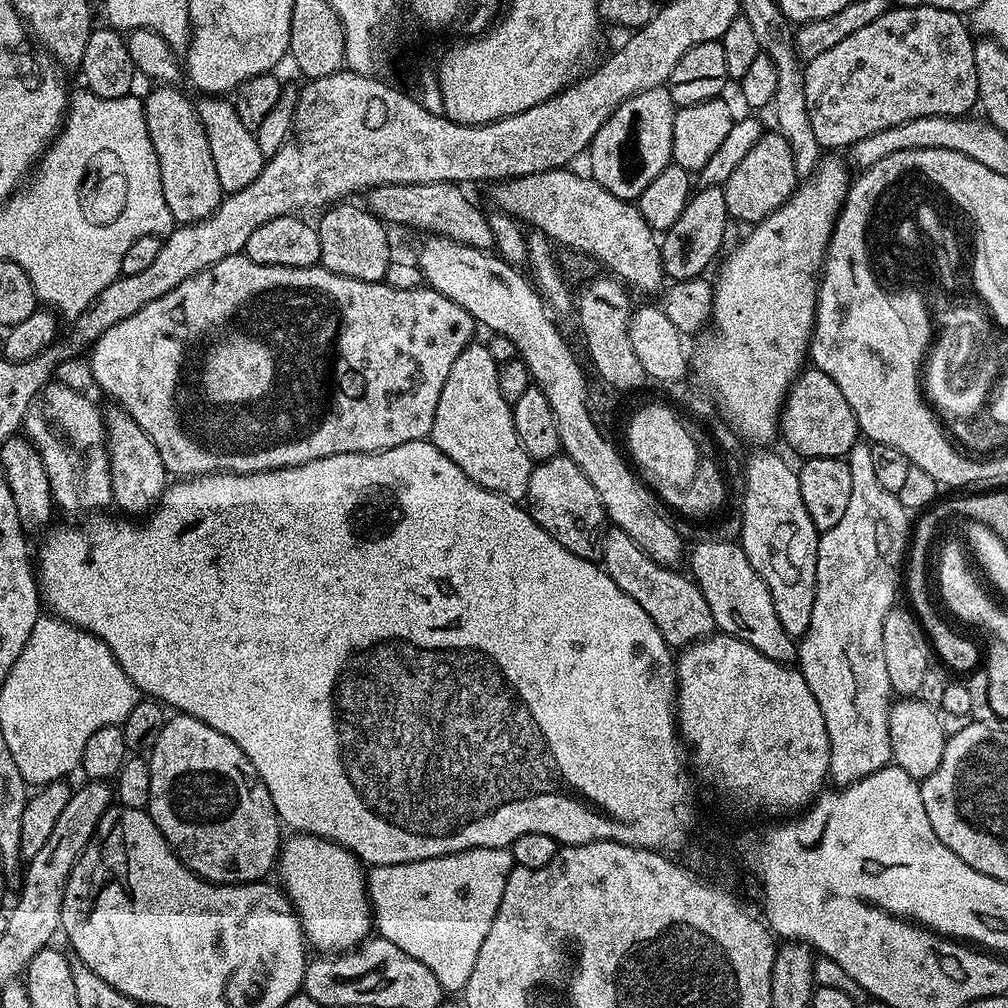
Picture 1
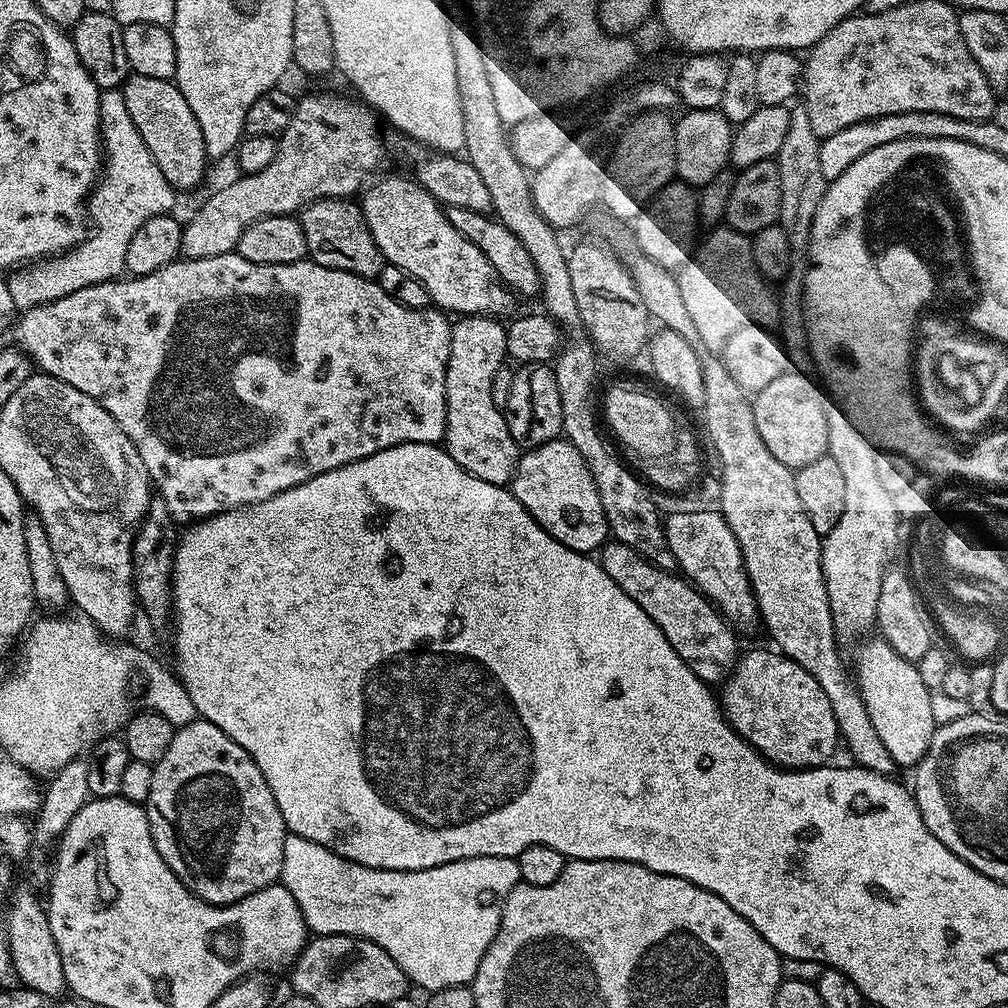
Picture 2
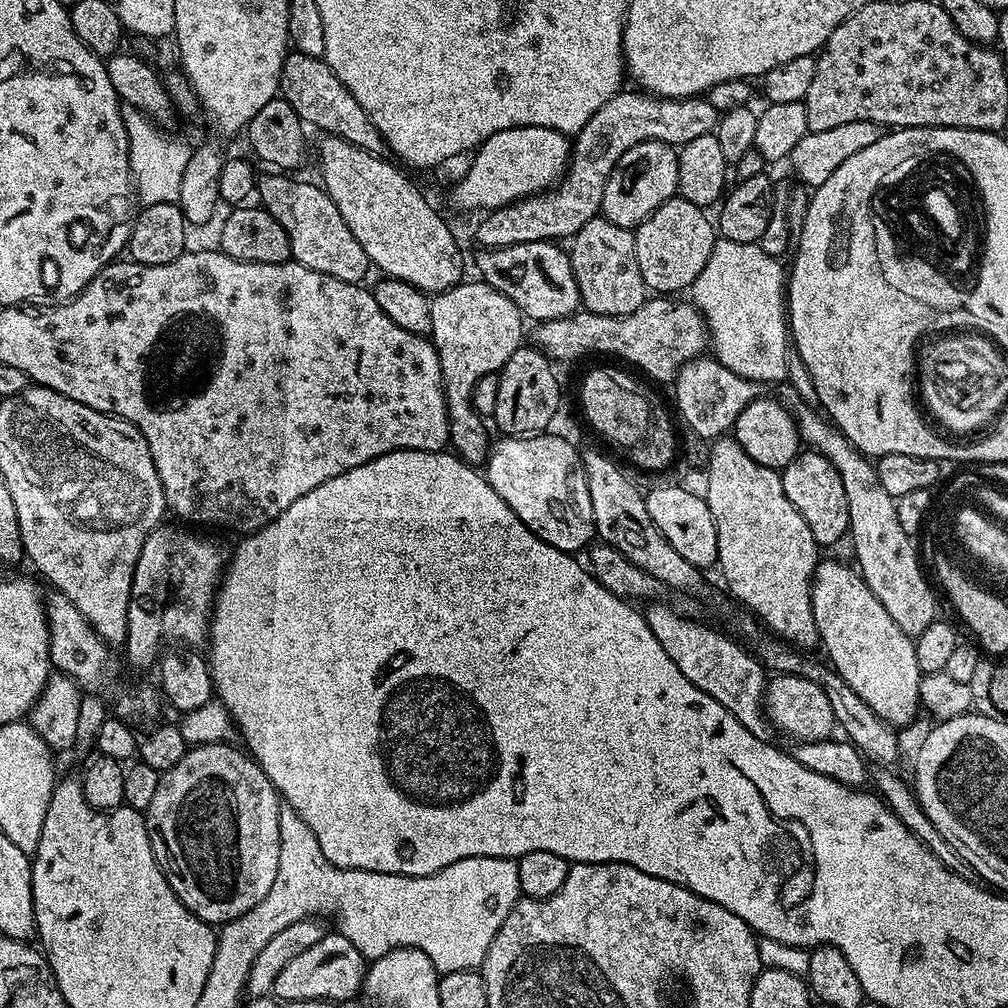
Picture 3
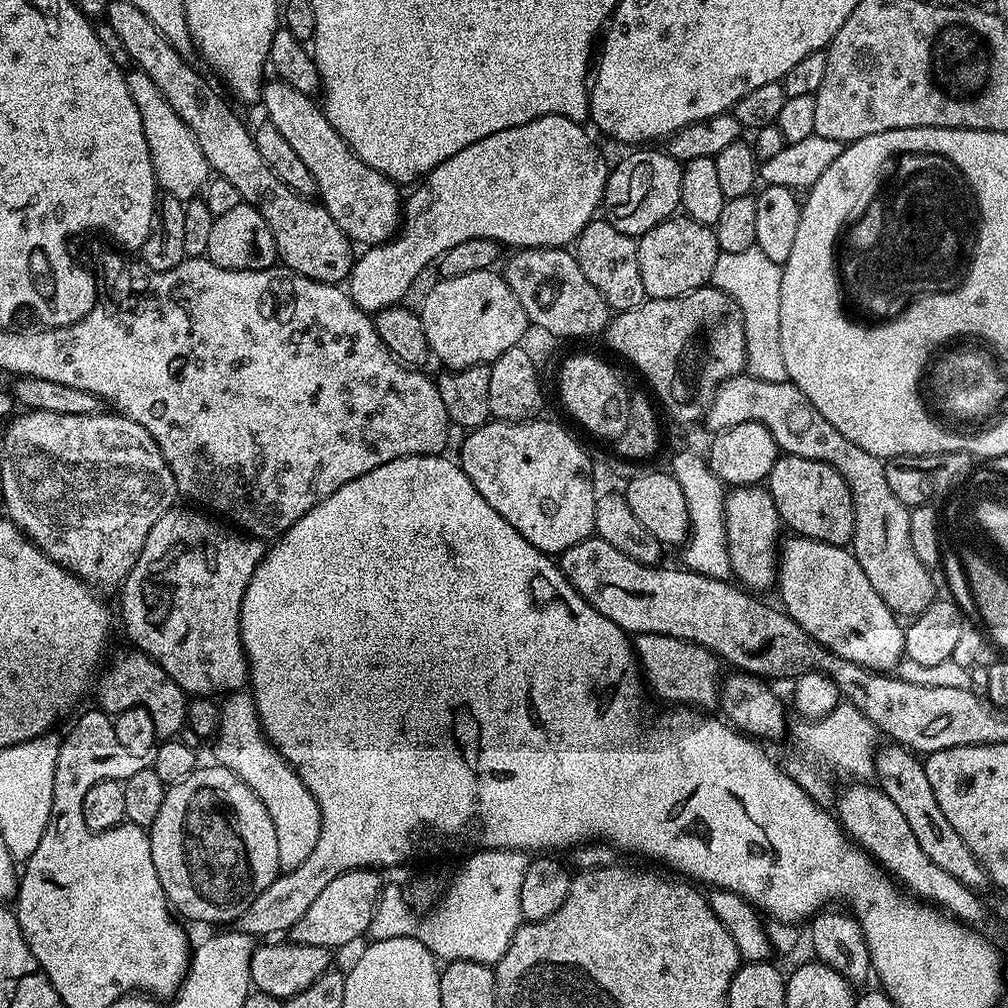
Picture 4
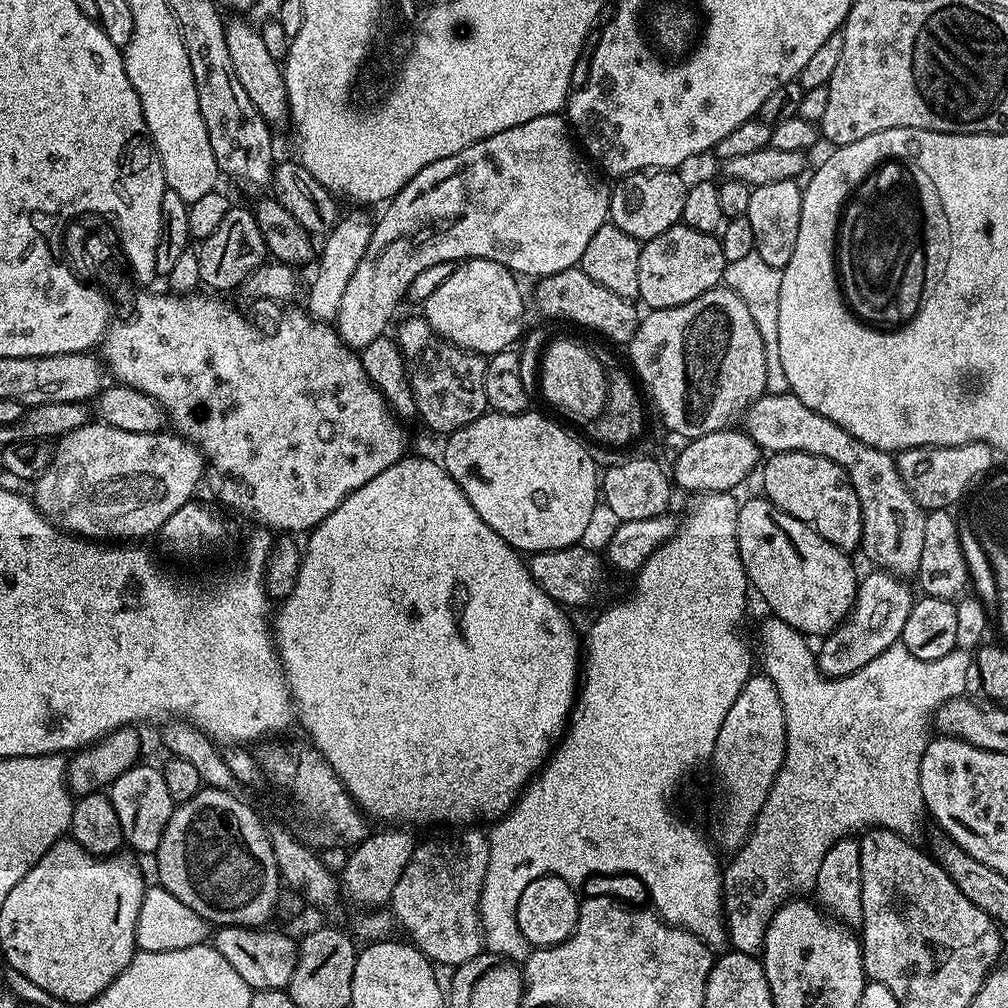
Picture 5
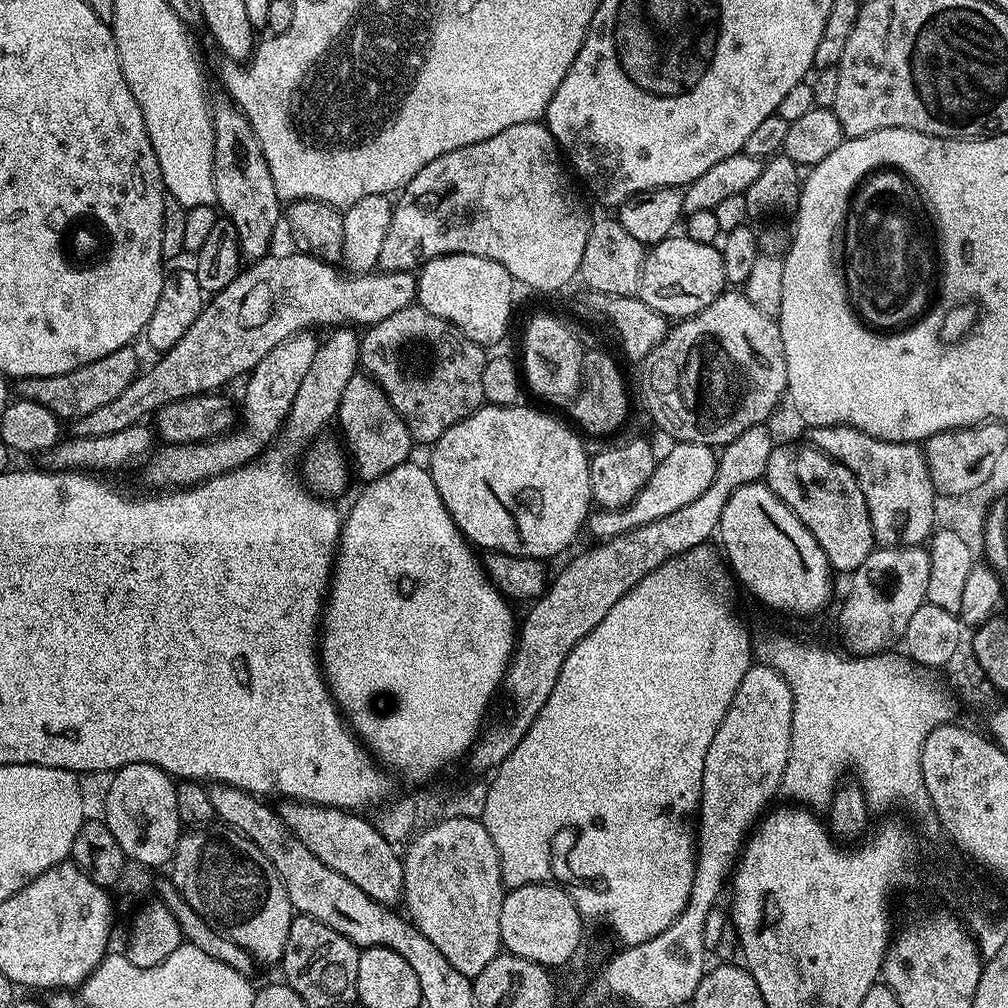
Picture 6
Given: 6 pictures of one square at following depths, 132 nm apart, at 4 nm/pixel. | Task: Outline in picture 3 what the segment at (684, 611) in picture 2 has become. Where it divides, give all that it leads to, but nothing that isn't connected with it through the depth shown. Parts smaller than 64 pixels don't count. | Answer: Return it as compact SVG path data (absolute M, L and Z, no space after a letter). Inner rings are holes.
M652 602L647 605L646 619L650 630L654 630L654 638L662 642L662 650L670 654L674 666L682 670L698 690L710 694L714 702L722 702L746 730L750 730L758 738L771 741L774 729L764 710L764 689L766 687L766 669L755 655L743 643L731 640L731 635L723 636L688 616L679 616L672 608L664 604Z

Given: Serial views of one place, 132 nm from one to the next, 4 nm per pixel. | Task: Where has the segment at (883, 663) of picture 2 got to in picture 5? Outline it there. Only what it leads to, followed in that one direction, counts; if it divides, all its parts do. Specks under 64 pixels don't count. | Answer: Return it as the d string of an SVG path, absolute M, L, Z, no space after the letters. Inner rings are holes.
M763 495L744 500L738 509L736 527L738 554L749 585L769 604L771 615L809 637L835 632L852 610L858 575L849 553L835 548L810 526L778 510Z

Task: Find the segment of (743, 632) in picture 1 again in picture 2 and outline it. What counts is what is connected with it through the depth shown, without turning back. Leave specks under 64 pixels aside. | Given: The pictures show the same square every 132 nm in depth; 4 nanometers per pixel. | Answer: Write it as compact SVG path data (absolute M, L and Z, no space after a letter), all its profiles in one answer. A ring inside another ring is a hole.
M719 511L698 513L676 513L668 512L663 521L664 537L668 543L670 554L674 554L676 559L676 568L682 573L683 579L692 585L696 591L700 592L718 609L721 616L728 621L729 625L737 633L752 632L758 628L758 613L756 610L756 599L752 593L752 587L748 582L748 575L744 569L744 559L730 530L728 523L724 521Z

